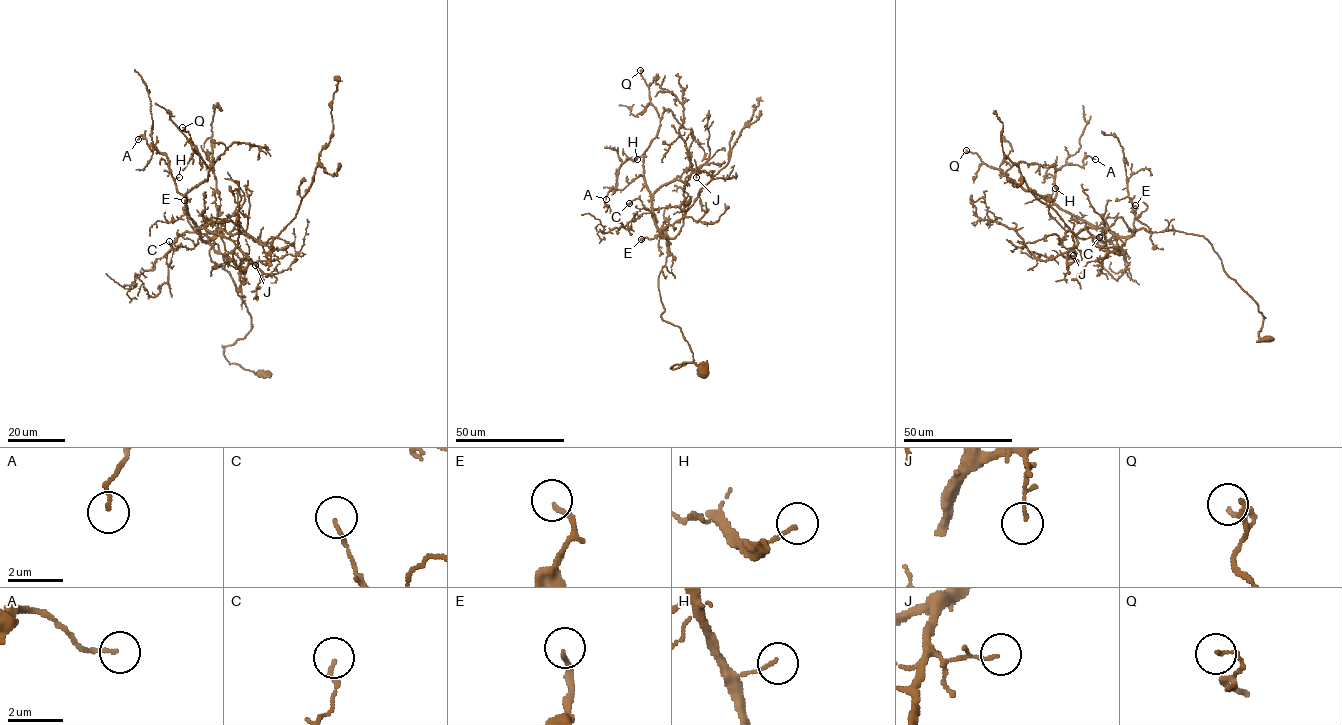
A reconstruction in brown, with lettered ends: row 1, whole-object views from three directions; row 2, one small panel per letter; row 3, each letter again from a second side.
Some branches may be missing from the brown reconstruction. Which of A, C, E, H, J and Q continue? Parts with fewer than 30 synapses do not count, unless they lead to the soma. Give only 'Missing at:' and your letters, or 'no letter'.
Missing at: E

